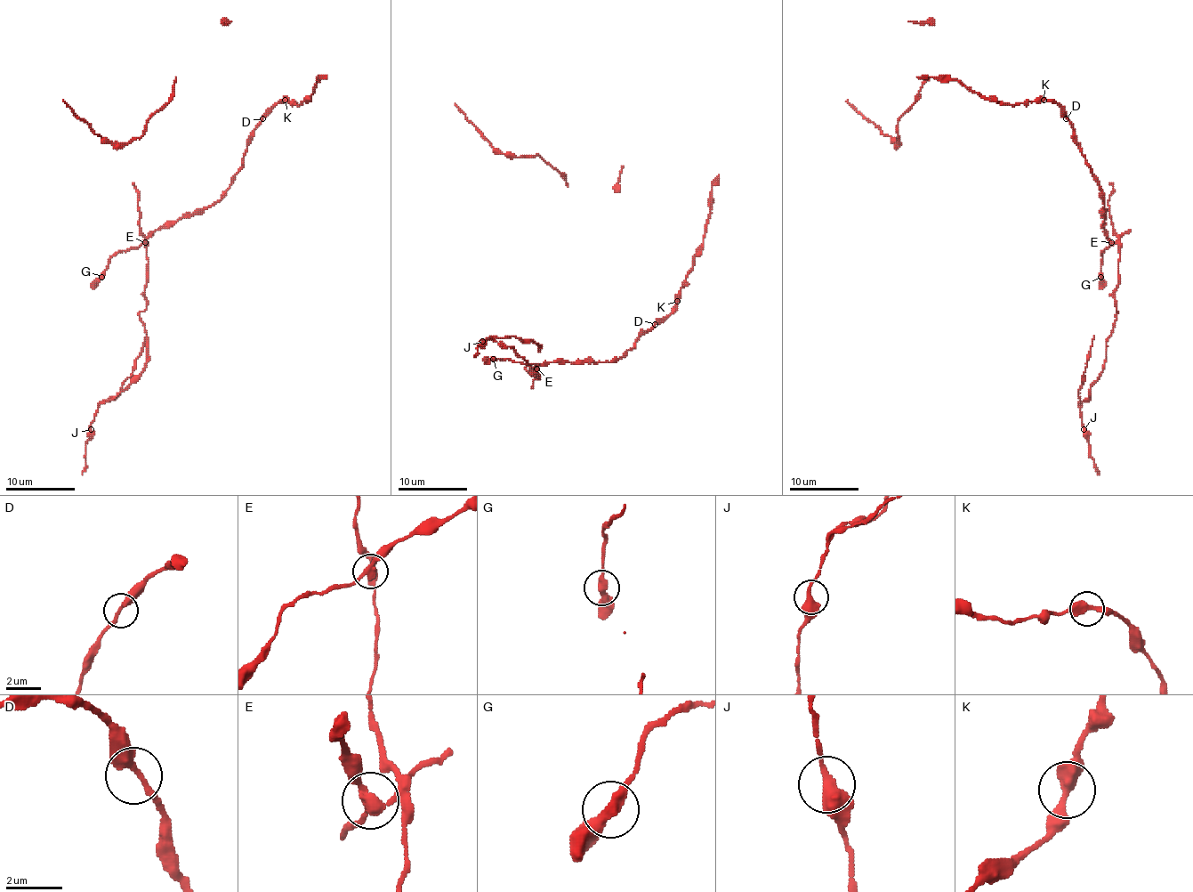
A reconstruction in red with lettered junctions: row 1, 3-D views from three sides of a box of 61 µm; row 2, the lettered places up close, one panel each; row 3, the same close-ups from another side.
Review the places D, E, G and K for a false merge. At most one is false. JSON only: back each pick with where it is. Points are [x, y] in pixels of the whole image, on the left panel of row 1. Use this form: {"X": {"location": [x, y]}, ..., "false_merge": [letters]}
{"E": {"location": [145, 242]}, "false_merge": ["E"]}

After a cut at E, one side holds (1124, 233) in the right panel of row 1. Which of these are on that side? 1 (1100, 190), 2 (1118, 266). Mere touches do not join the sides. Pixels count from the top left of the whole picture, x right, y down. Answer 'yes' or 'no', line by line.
1: no
2: yes

